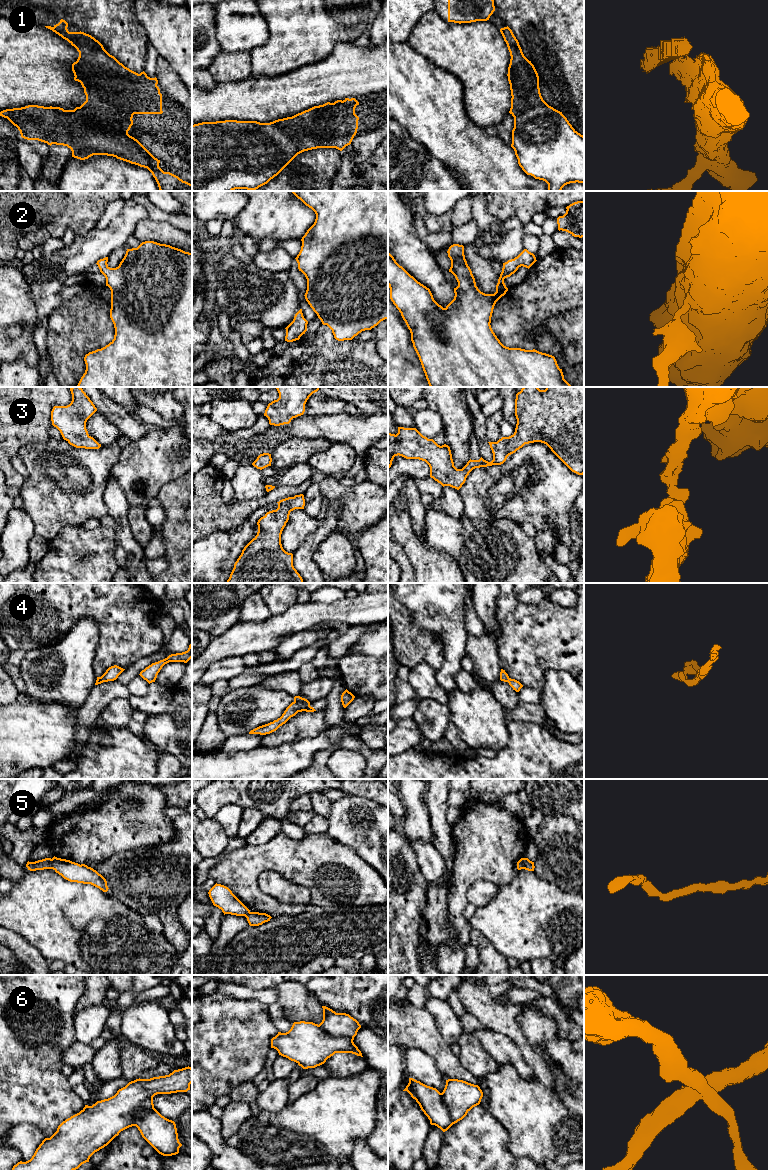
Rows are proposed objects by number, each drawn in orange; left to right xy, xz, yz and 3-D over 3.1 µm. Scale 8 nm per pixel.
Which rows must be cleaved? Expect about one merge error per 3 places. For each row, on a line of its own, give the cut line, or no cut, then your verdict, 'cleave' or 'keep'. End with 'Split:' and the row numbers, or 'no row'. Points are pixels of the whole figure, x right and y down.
1: cut yz (539, 102), (529, 107), (523, 107), (512, 114); cleave
2: cut none; keep
3: cut none; keep
4: cut xz (294, 701), (309, 704); cleave
5: cut xy (51, 859), (52, 868); cleave
6: cut xz (318, 1025), (332, 1035), (344, 1036), (352, 1041); cleave
Split: 1, 4, 5, 6

